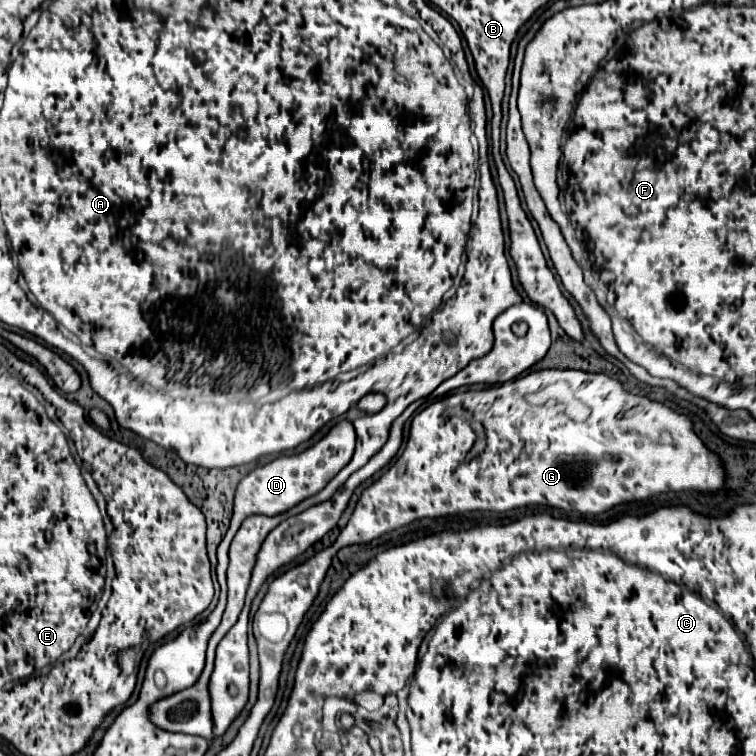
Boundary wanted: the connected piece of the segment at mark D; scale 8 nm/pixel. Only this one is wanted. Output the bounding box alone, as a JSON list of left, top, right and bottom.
[216,420,354,580]

